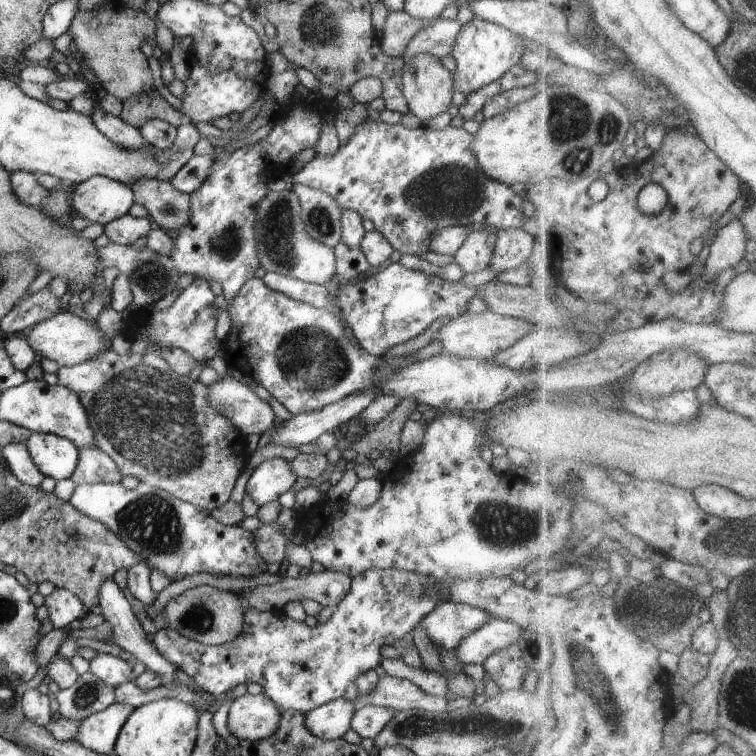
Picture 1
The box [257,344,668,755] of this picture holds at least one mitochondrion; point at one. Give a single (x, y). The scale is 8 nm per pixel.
(612, 705)

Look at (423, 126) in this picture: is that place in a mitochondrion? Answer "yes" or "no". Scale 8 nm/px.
no

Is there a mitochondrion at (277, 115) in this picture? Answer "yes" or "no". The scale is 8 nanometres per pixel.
no

